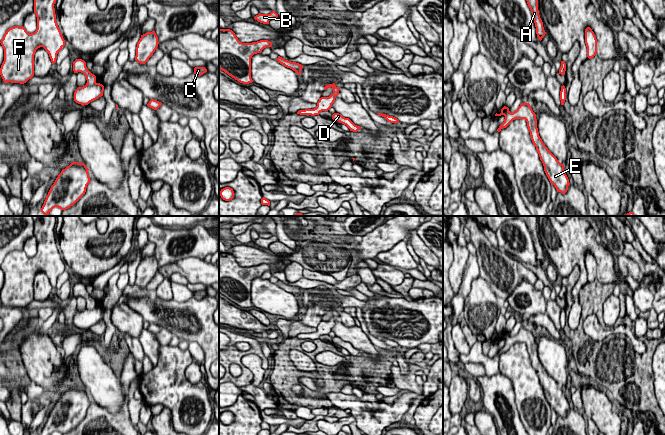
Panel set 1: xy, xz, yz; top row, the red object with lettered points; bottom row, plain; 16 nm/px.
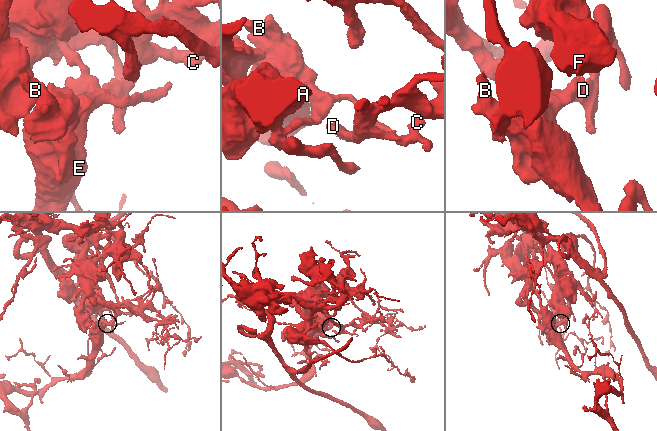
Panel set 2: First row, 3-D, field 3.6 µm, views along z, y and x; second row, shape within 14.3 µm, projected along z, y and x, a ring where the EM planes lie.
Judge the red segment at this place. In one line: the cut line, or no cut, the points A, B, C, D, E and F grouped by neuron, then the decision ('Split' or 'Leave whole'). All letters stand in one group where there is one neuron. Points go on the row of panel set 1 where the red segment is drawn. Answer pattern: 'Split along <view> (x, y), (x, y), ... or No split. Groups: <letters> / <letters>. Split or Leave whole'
Split along xy (95, 81), (87, 83). Groups: A C D F / B E. Split

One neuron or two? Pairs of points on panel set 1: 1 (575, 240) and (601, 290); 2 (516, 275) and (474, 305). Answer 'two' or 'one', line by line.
1: two
2: two

